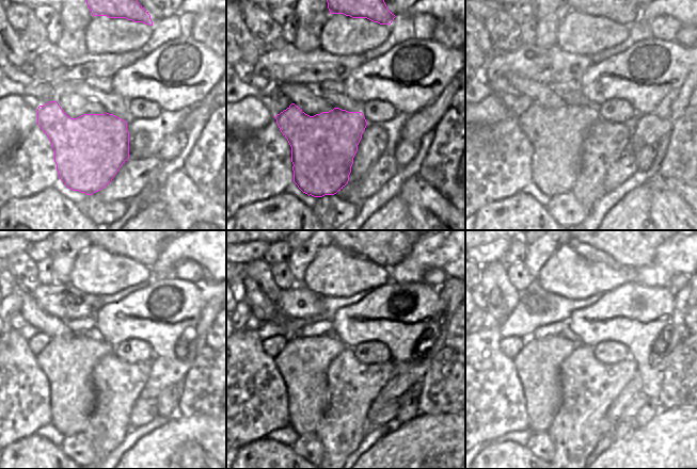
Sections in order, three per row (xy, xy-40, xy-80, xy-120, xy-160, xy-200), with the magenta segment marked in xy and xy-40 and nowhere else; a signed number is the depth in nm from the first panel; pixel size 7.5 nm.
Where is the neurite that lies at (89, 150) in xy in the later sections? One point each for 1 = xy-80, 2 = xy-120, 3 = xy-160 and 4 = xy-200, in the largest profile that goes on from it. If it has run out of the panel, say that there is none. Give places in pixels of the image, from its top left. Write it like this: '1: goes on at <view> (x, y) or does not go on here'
1: goes on at xy-80 (556, 135)
2: goes on at xy-120 (67, 362)
3: goes on at xy-160 (303, 362)
4: goes on at xy-200 (538, 364)

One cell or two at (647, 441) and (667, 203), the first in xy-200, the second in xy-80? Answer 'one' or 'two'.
two

